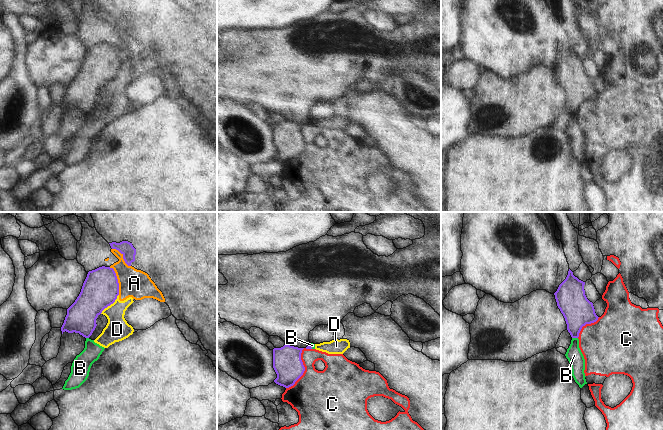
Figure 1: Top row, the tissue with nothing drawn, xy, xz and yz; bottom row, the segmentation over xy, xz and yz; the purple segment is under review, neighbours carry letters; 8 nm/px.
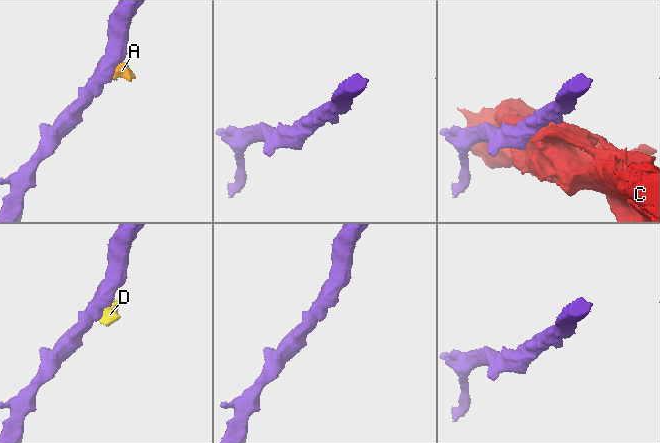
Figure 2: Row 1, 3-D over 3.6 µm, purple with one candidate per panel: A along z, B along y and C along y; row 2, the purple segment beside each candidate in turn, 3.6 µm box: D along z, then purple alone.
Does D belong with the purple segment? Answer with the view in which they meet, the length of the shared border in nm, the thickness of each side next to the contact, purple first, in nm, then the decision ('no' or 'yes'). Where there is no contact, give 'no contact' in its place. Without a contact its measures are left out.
contact in xy; length 220 nm; calibres 300 and 190 nm; no

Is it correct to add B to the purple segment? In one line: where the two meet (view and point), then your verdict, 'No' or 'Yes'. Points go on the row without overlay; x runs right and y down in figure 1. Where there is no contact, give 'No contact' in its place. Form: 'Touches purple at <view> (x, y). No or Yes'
Touches purple at yz (575, 113). No.

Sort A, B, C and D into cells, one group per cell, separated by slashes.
A B D / C

